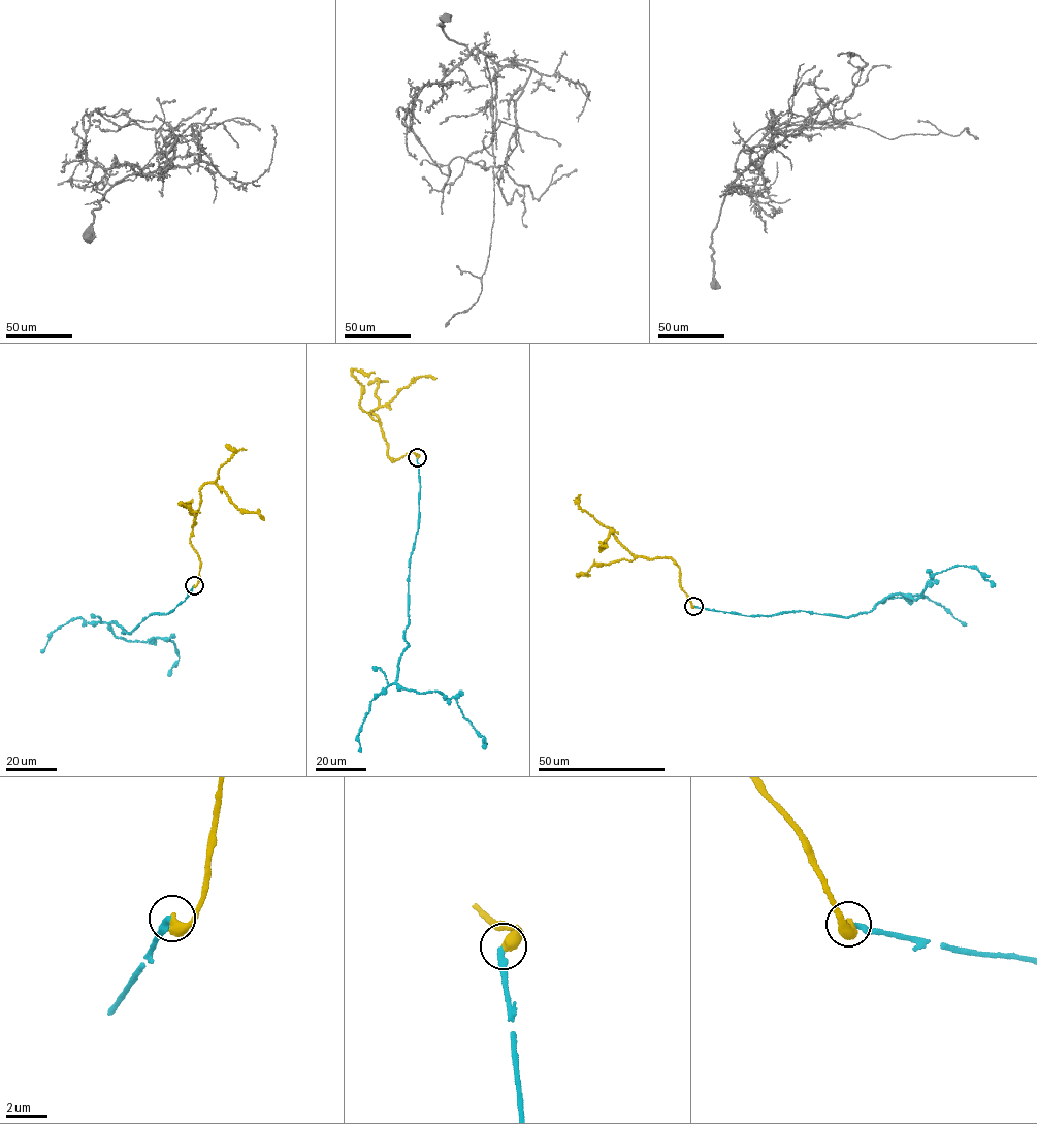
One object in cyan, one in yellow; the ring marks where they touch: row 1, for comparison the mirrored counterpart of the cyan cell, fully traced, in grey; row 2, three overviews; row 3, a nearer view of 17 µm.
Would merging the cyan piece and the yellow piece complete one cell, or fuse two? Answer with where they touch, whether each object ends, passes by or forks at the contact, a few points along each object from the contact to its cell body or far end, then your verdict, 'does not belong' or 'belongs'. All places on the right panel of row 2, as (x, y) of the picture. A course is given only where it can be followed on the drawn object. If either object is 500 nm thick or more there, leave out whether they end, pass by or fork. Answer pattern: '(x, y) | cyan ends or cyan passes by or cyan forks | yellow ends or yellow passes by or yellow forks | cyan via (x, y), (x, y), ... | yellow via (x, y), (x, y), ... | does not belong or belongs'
(693, 606) | cyan via (693, 606), (754, 616), (853, 616), (896, 593), (921, 597), (932, 576), (954, 566), (978, 571), (994, 586) | yellow via (693, 606), (672, 558), (632, 554), (611, 528), (605, 547), (601, 546), (607, 547) | does not belong

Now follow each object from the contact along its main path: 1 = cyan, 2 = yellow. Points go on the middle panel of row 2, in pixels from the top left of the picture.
1: (417, 457), (419, 516), (409, 569), (409, 645), (396, 683), (454, 697), (464, 718), (483, 736), (484, 747)
2: (417, 457), (419, 455), (412, 452), (392, 462), (380, 421), (370, 412), (385, 406), (418, 378), (436, 378)

